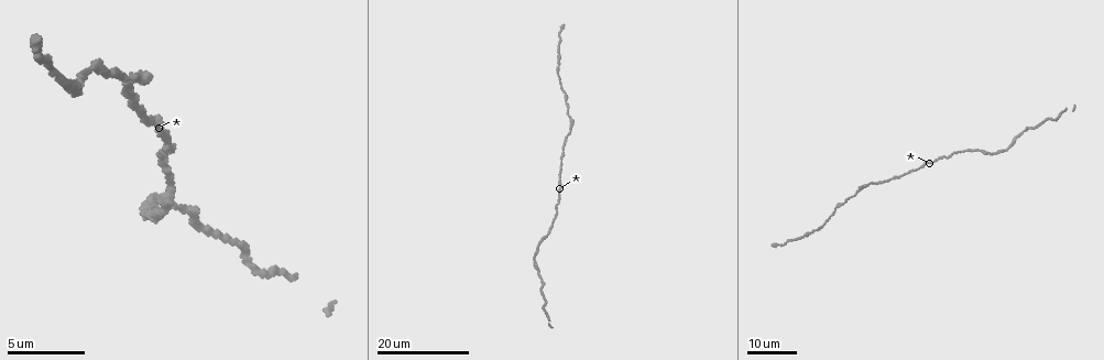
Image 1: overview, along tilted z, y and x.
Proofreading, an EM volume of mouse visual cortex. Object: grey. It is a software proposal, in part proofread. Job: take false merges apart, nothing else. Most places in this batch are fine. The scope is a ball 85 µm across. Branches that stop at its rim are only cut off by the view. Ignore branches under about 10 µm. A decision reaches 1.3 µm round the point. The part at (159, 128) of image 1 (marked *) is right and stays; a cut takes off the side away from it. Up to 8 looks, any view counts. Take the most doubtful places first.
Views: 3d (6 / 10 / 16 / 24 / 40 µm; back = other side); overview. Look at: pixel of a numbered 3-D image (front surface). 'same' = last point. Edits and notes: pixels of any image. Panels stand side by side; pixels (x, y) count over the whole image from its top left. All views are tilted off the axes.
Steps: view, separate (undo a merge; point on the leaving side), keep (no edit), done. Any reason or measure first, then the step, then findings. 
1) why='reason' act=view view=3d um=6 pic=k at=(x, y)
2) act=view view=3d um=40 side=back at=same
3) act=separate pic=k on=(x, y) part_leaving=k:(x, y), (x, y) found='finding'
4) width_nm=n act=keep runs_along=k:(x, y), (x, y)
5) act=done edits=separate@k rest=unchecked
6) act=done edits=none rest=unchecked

why='calibre changes' act=view view=3d um=16 pic=1 at=(1009, 150)

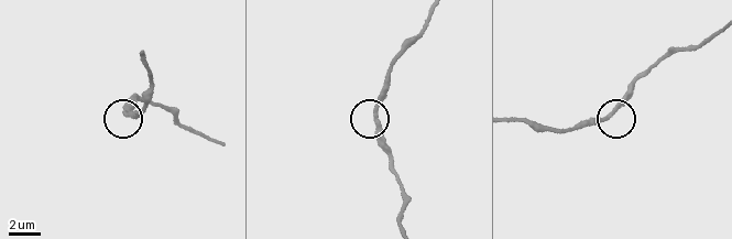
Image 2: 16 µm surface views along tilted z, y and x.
act=view view=3d um=6 pic=2 at=(612, 113)

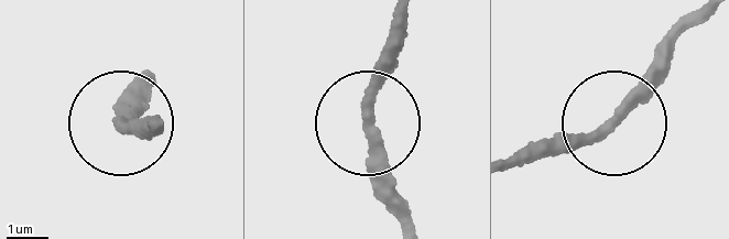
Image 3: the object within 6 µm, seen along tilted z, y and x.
width_nm=270 act=keep runs_along=3:(395, 31), (365, 118), (410, 223) found='one cell here'

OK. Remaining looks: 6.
why='calibre changes' act=view view=3d um=24 pic=1 at=(807, 235)

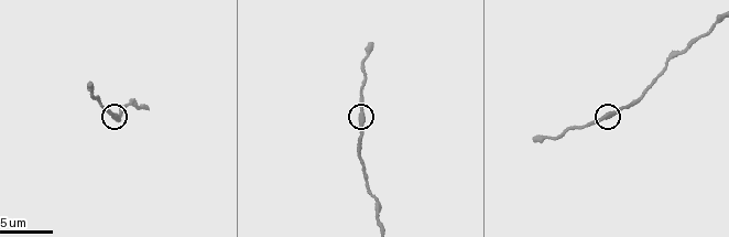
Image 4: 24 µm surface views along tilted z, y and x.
act=view view=3d um=6 pic=4 at=(361, 108)

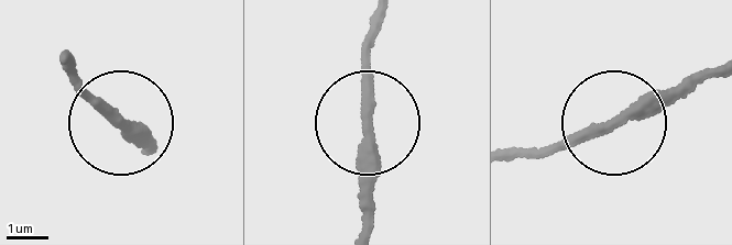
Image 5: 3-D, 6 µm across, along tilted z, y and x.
width_nm=290 act=keep runs_along=5:(717, 68), (605, 129), (511, 155) found='all the same cell'

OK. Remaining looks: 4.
why='sudden change in width' act=view view=3d um=16 pic=1 at=(141, 76)

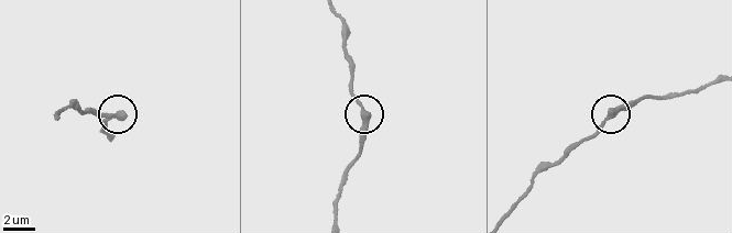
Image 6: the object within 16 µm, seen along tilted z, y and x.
act=view view=3d um=6 pic=6 at=(117, 114)

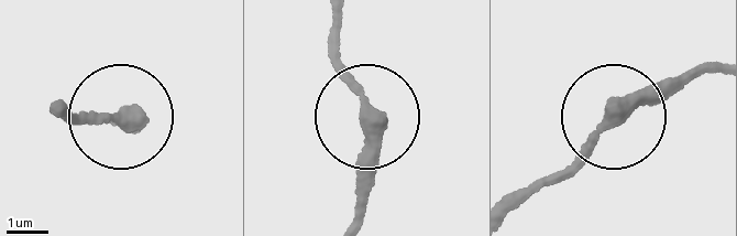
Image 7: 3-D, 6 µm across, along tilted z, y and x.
act=view view=3d um=6 side=back pic=7 at=(368, 114)

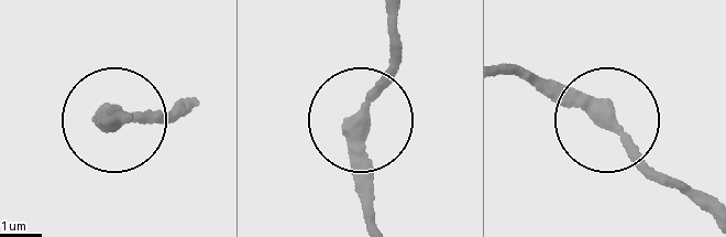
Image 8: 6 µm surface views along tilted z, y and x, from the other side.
width_nm=340 act=keep runs_along=8:(510, 71), (624, 130), (641, 162), (672, 184) found='all the same cell'

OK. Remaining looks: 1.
why='sudden change in width' act=view view=3d um=10 pic=4 at=(371, 196)

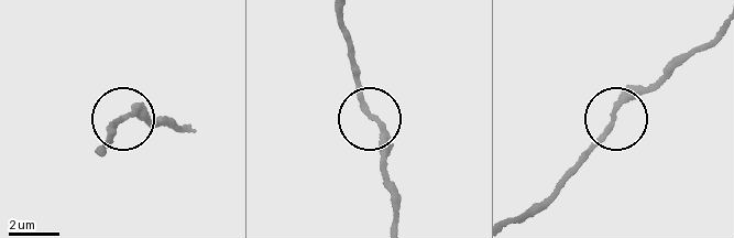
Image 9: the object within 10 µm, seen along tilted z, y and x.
act=keep runs_along=9:(394, 223), (379, 132), (352, 60) found='one cell here'

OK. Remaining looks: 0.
act=done edits=none rest=unchecked

